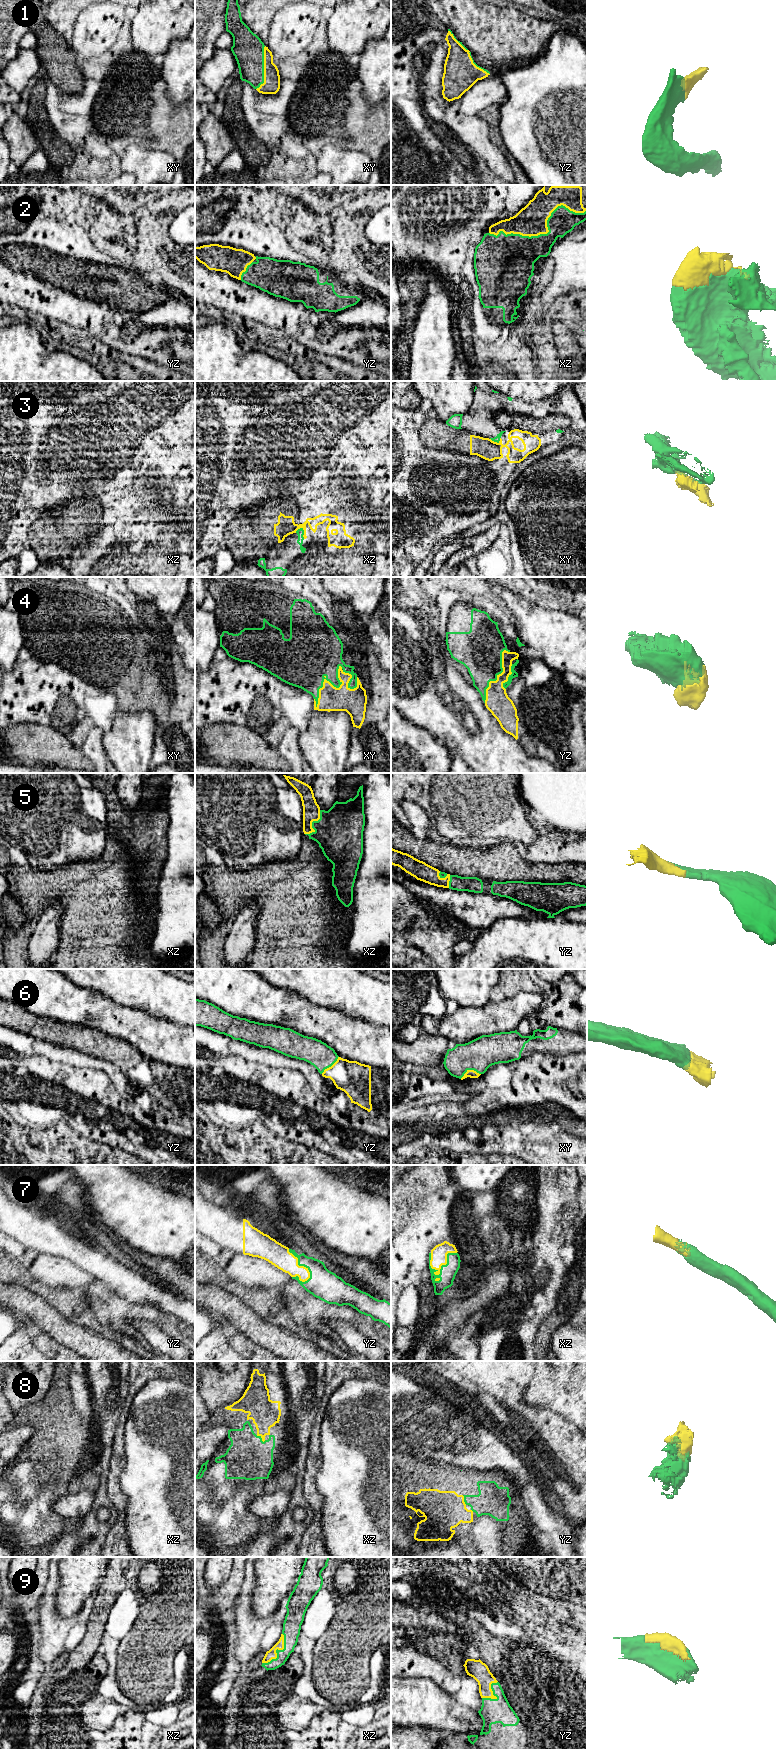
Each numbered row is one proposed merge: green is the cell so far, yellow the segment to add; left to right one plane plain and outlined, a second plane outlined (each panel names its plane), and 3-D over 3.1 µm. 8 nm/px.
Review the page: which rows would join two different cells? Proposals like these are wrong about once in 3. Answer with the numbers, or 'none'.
3

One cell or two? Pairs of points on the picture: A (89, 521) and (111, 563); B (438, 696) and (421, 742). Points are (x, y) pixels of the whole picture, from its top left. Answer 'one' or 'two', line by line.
A: two
B: two

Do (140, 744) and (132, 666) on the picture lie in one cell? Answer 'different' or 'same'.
different

